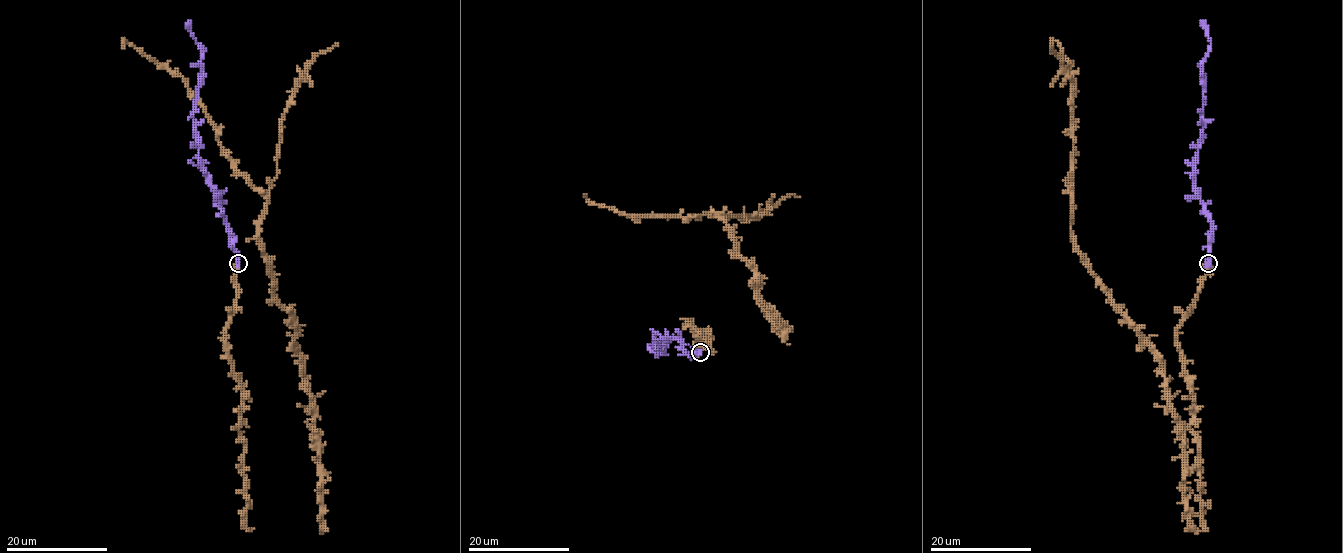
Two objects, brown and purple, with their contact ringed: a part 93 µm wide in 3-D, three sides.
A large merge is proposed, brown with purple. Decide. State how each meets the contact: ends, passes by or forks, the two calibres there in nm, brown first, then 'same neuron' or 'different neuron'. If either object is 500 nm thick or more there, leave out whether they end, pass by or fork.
320 nm thick on the brown side, 800 nm on the other; same neuron

